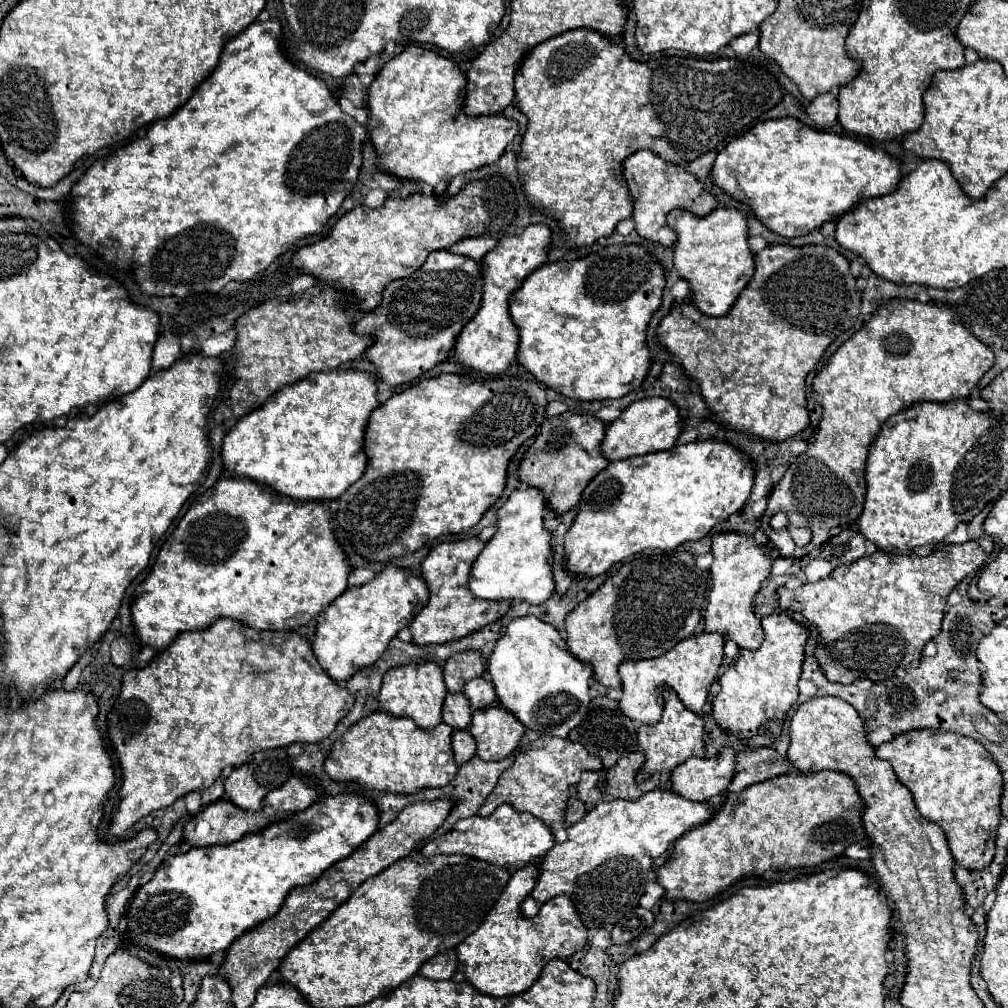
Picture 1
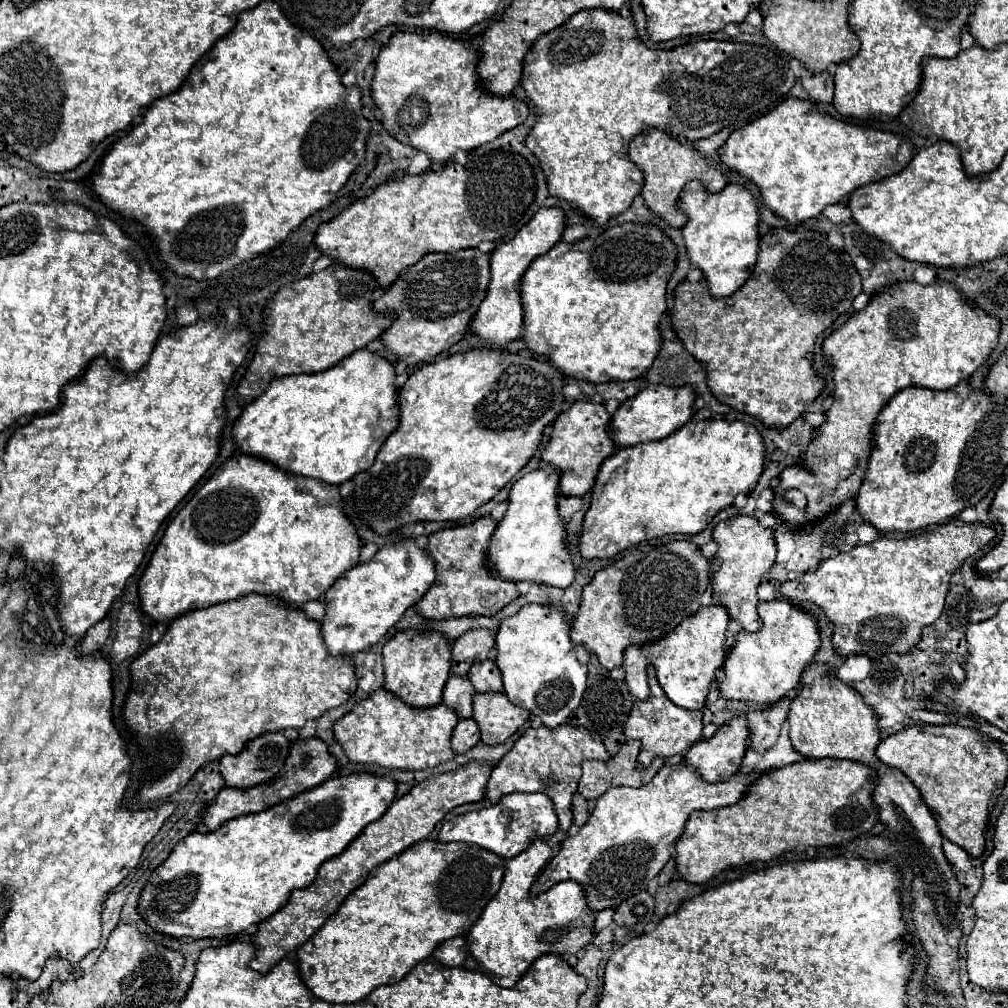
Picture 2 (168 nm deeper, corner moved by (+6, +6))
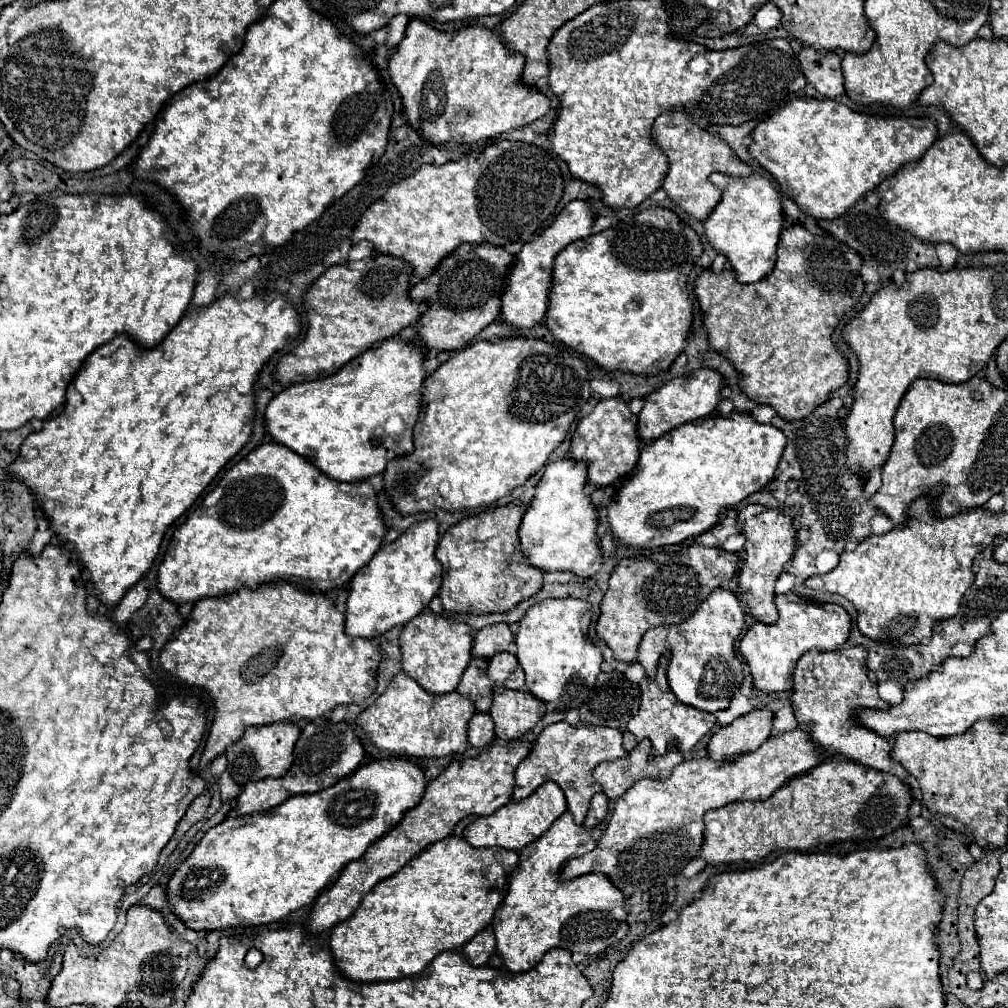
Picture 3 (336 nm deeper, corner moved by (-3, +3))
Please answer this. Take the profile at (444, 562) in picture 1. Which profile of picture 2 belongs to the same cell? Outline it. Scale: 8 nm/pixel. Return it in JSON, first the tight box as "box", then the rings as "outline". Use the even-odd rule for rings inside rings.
{"box":[416,516,520,620],"outline":[[[484,516],[472,524],[444,528],[428,536],[426,552],[436,564],[436,580],[424,594],[424,598],[416,604],[418,616],[426,620],[448,620],[470,614],[492,616],[520,596],[516,584],[508,584],[506,580],[488,574],[486,546],[490,542],[494,528],[496,522],[490,516]]]}

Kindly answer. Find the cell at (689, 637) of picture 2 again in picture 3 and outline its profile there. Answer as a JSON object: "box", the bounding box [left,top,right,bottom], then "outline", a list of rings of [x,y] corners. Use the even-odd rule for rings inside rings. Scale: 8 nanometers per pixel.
{"box":[637,587,745,713],"outline":[[[717,587],[717,591],[713,591],[709,599],[705,599],[705,603],[701,603],[701,607],[689,619],[685,619],[685,623],[679,623],[677,627],[655,627],[653,631],[647,631],[645,639],[641,639],[637,661],[645,667],[647,675],[653,677],[659,657],[663,651],[671,649],[673,655],[667,679],[677,699],[707,713],[723,711],[729,707],[731,697],[743,679],[743,659],[735,651],[735,641],[741,635],[743,625],[745,609],[737,595],[733,591]]]}

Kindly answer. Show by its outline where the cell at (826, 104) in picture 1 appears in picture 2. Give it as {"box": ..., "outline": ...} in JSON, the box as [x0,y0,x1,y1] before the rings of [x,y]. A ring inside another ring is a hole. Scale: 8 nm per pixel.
{"box":[800,68,834,104],"outline":[[[802,68],[800,82],[802,82],[804,90],[810,94],[810,98],[816,104],[830,104],[832,102],[832,96],[834,96],[834,78],[832,78],[830,72],[810,74],[808,70]]]}

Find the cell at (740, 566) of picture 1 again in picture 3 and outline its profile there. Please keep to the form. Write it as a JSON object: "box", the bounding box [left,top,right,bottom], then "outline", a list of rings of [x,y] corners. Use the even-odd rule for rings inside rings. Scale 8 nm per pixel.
{"box":[737,505,797,625],"outline":[[[747,505],[739,517],[737,517],[737,527],[739,531],[747,537],[745,541],[745,559],[743,567],[739,571],[739,591],[737,597],[749,607],[749,613],[767,625],[773,625],[779,615],[775,607],[775,583],[779,575],[783,573],[785,563],[793,557],[797,549],[797,529],[793,525],[793,517],[797,517],[795,507],[787,507],[785,511],[779,509],[769,509],[763,505]]]}

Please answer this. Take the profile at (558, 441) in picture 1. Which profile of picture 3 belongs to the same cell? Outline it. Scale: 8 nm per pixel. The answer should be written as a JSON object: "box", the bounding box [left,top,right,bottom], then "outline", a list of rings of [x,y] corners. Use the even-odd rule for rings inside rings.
{"box":[571,397,641,487],"outline":[[[621,397],[601,399],[595,409],[583,417],[573,433],[571,459],[581,459],[589,469],[589,483],[595,487],[607,487],[617,479],[631,473],[639,461],[641,441],[637,435],[637,415],[631,413],[629,403]]]}

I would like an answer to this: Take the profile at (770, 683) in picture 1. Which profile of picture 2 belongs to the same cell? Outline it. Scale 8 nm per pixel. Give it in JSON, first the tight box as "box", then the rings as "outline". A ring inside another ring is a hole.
{"box":[718,598,820,708],"outline":[[[784,598],[760,602],[758,614],[762,618],[762,628],[754,634],[742,630],[736,636],[736,644],[724,660],[724,680],[718,682],[718,690],[726,700],[768,708],[800,686],[800,676],[812,662],[820,646],[820,636],[816,616],[792,606]]]}

